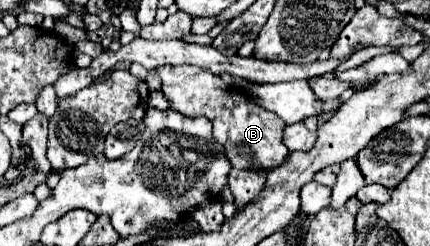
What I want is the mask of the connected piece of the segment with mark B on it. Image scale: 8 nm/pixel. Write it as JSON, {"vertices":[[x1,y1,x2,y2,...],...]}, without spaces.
{"vertices":[[164,65,154,71,162,79,162,91,172,109,184,115,206,115,212,121,214,139,222,143,226,159,234,169,272,171,286,163,290,155,282,143,282,129,286,123,282,123,282,119,274,113,268,113,268,109,244,97,240,89,230,89,218,75,194,65]]}

